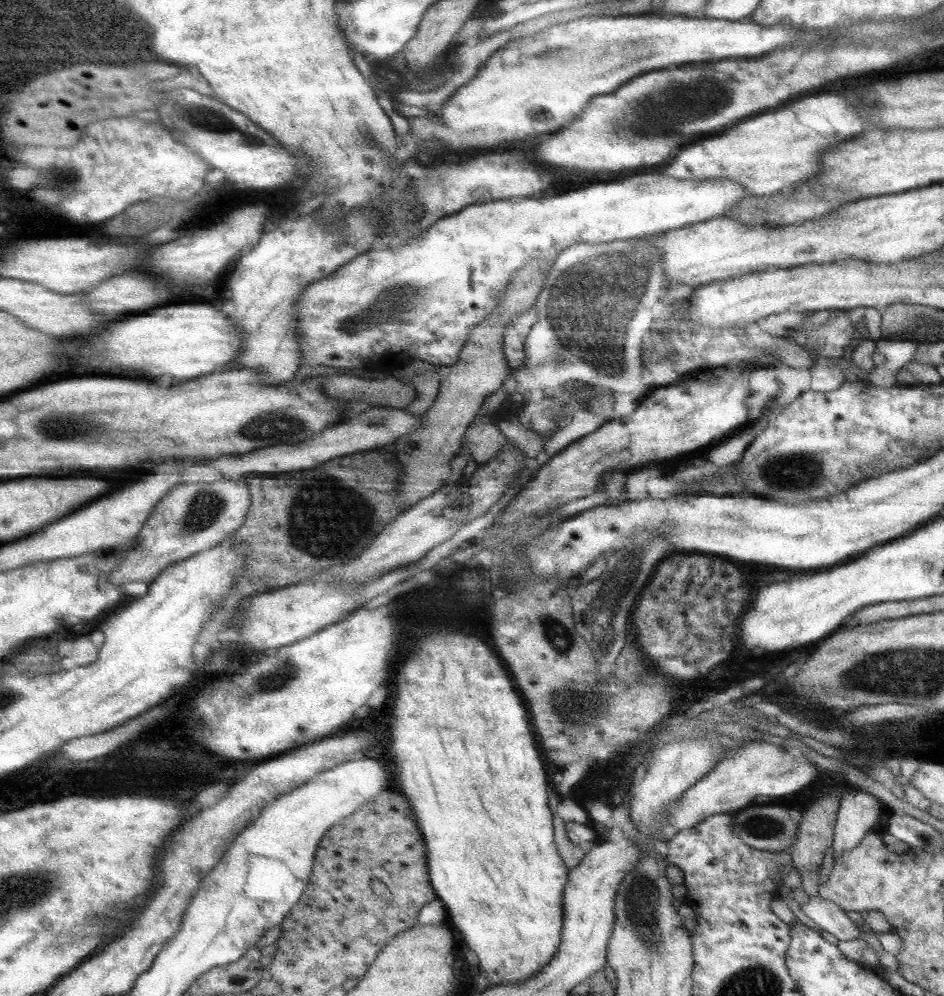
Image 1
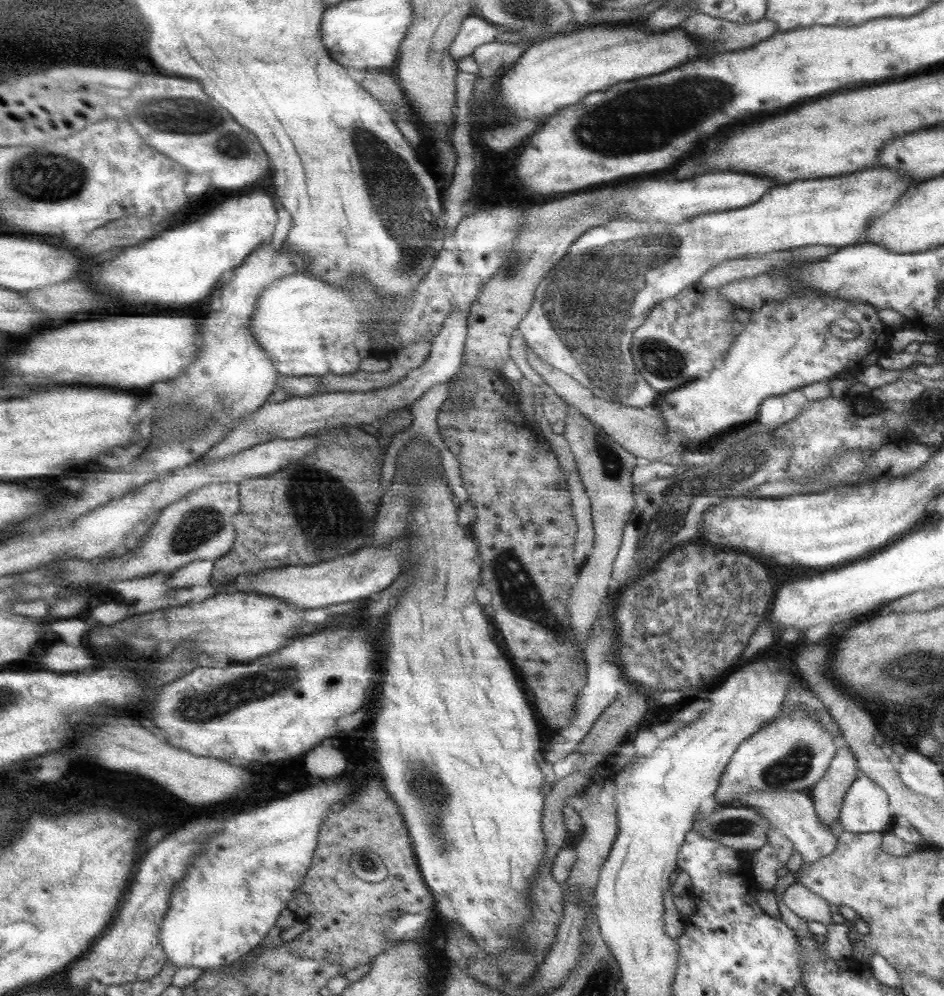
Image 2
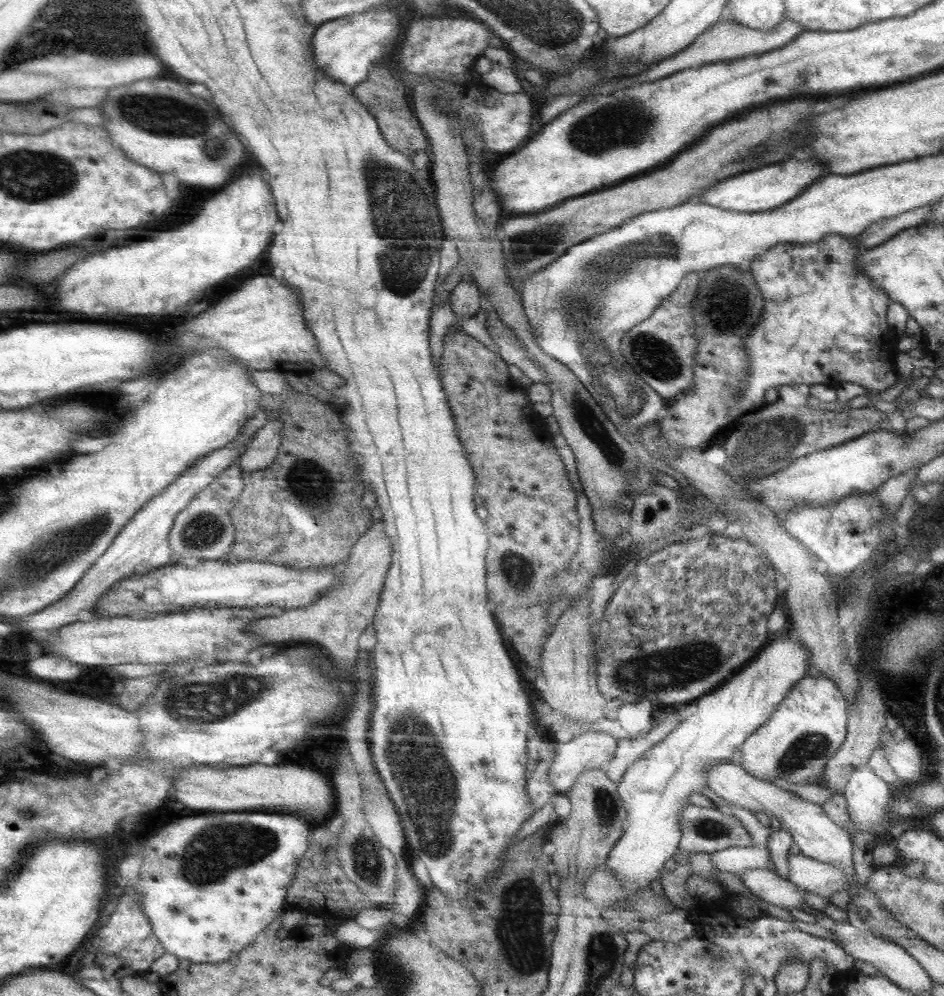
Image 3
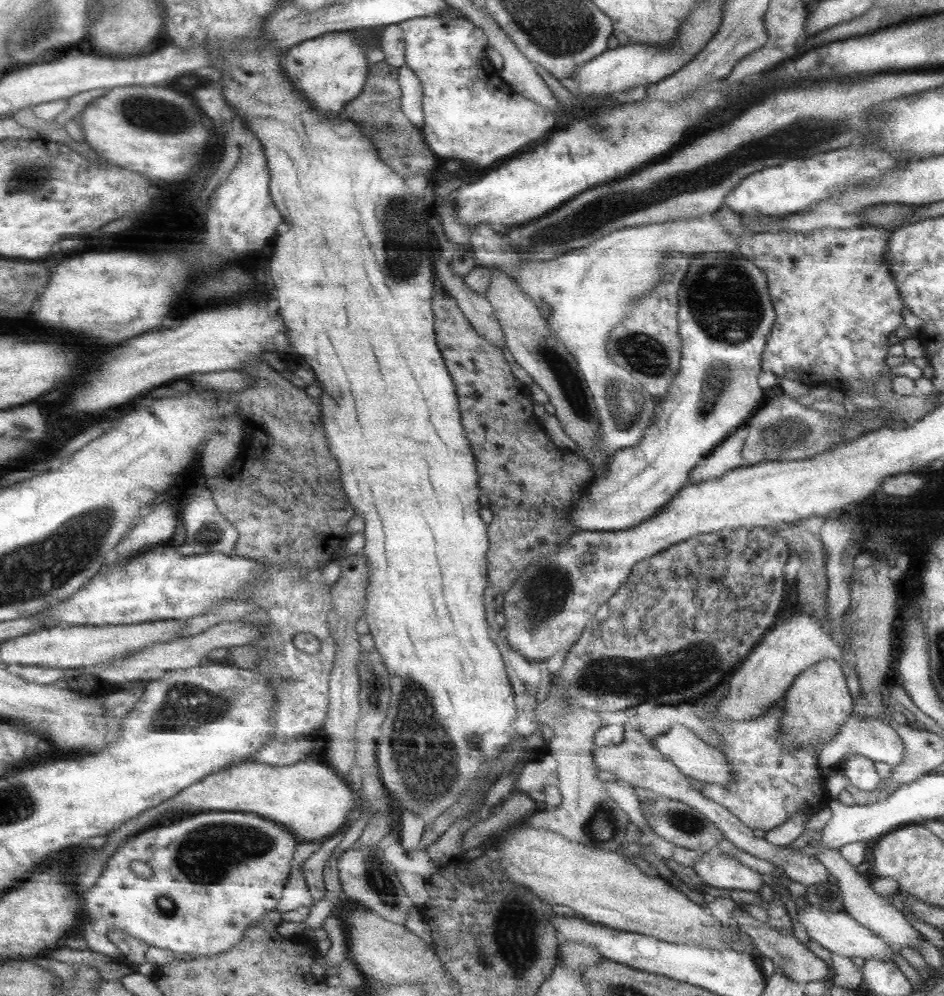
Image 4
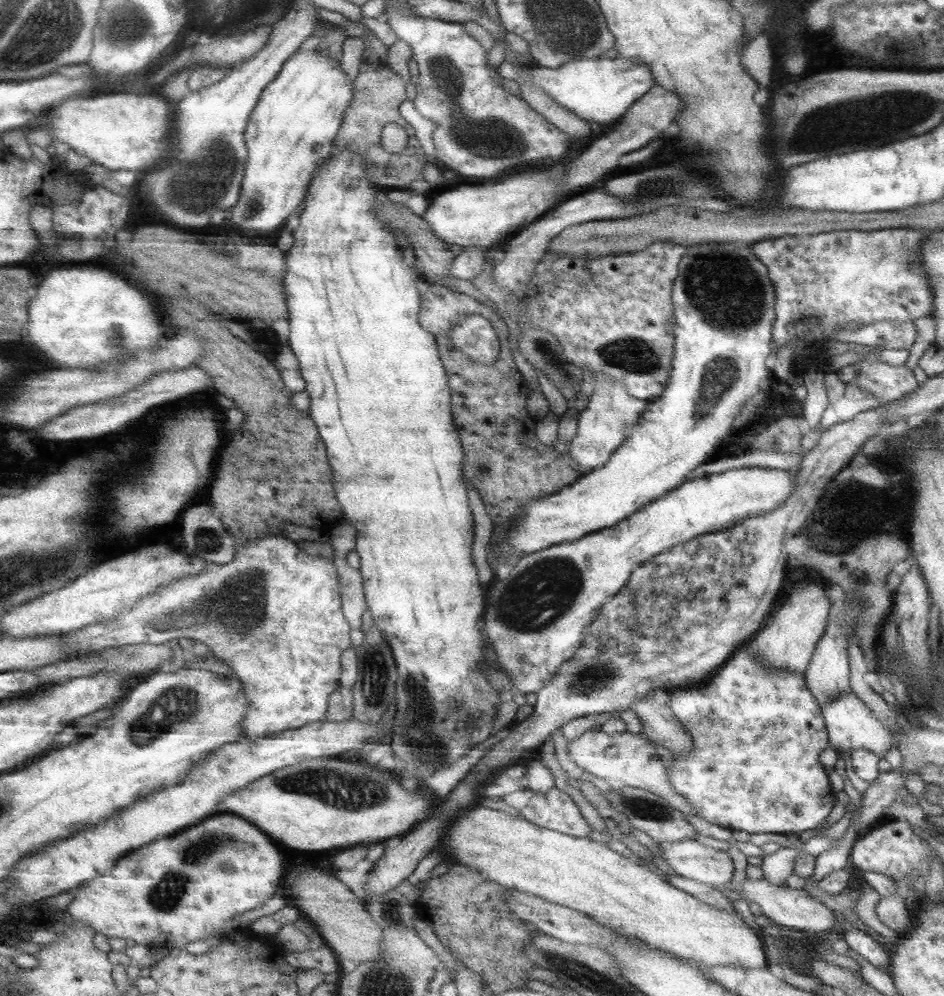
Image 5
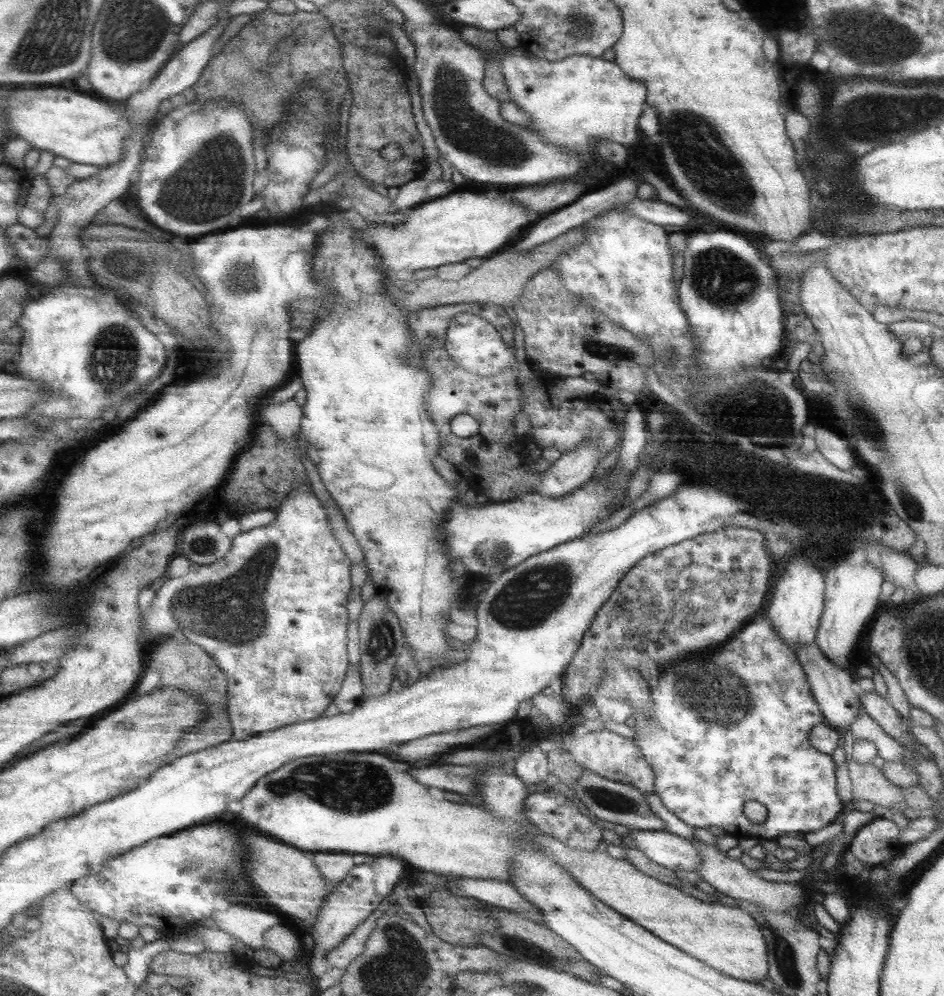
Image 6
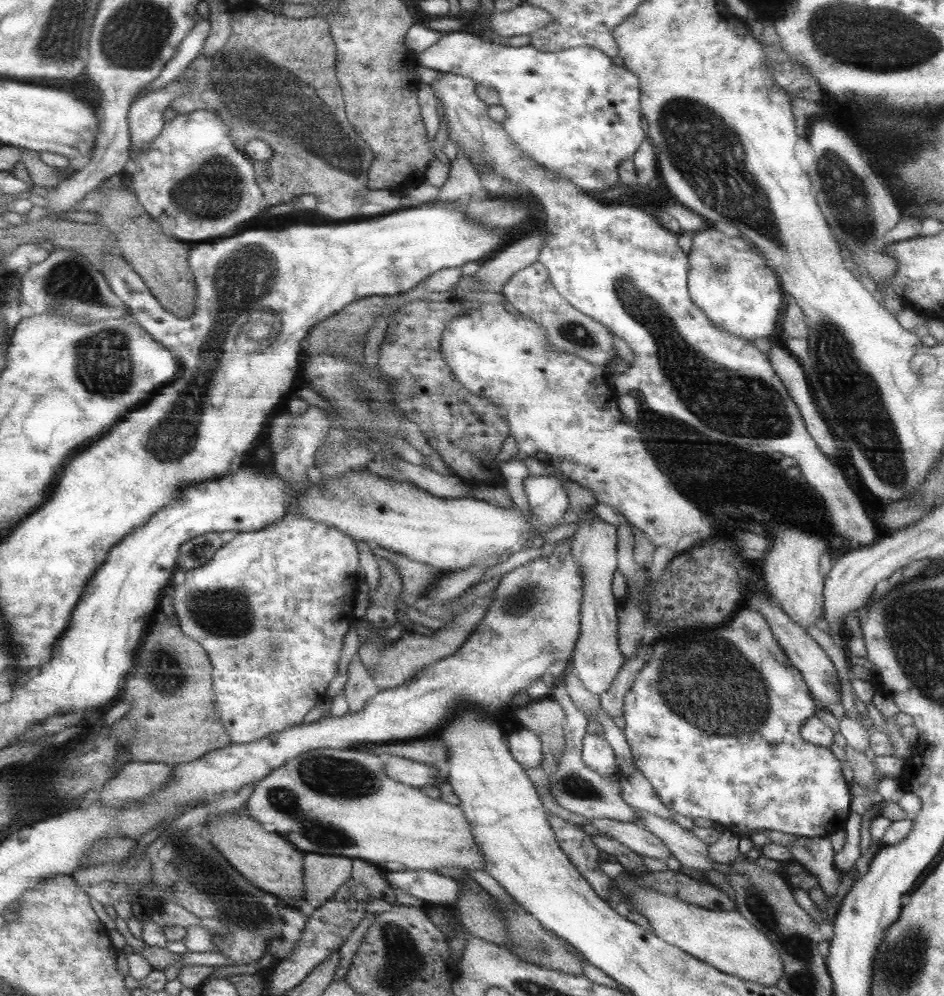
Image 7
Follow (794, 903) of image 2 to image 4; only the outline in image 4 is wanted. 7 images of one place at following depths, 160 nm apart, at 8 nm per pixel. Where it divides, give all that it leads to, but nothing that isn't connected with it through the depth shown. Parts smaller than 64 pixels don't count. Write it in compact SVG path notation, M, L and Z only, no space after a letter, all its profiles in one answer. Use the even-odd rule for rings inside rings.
M716 850L703 852L702 856L689 867L697 873L697 876L699 876L707 886L733 890L747 890L755 893L763 886L761 875L756 870L741 864L735 858L726 857L725 854L720 855Z

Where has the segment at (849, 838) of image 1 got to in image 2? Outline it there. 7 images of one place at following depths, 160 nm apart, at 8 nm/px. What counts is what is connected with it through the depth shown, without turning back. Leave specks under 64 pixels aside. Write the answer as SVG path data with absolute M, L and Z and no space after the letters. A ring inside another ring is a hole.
M864 773L850 784L842 800L838 821L845 832L887 832L893 820L888 796Z

